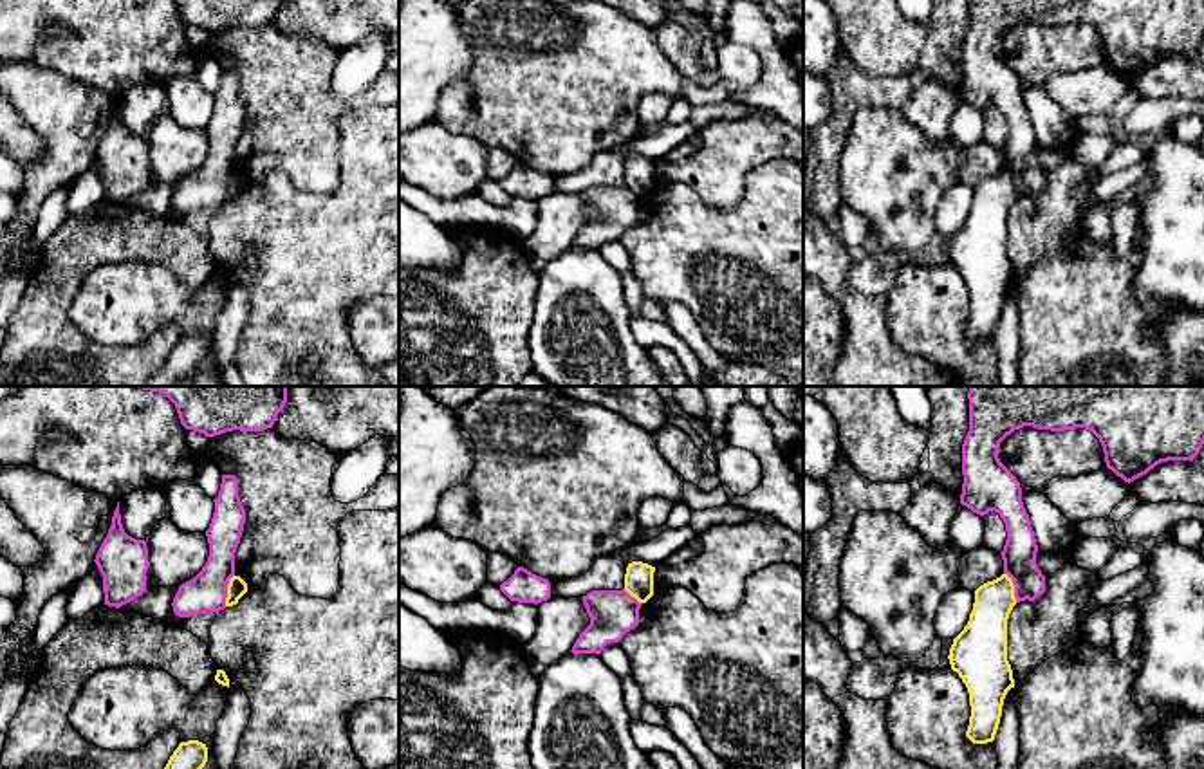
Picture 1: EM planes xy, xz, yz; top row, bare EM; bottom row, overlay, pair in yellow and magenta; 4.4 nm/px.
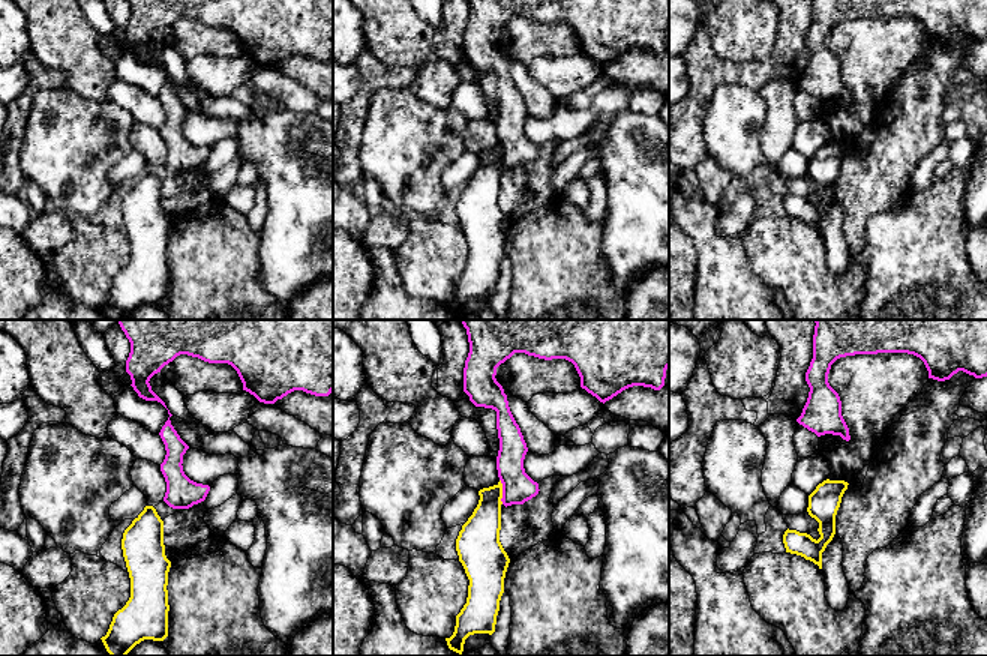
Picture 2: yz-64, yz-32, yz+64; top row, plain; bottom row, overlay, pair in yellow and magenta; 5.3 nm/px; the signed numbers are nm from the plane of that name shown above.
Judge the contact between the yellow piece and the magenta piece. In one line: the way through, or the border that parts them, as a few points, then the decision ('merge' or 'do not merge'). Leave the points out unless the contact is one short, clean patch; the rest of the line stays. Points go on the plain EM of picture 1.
along xy (233, 170), (224, 201) | do not merge

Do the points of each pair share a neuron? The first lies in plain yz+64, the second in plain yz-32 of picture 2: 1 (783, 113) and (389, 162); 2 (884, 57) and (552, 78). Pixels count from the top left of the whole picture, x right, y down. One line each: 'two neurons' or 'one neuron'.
1: two neurons
2: two neurons

